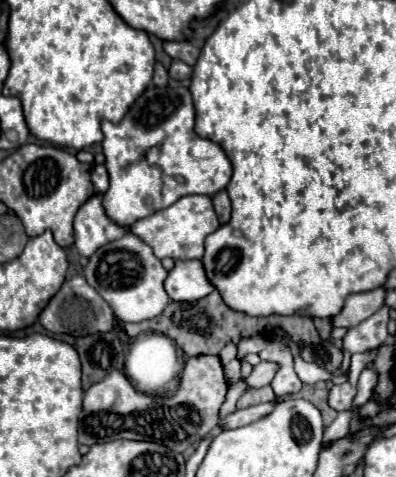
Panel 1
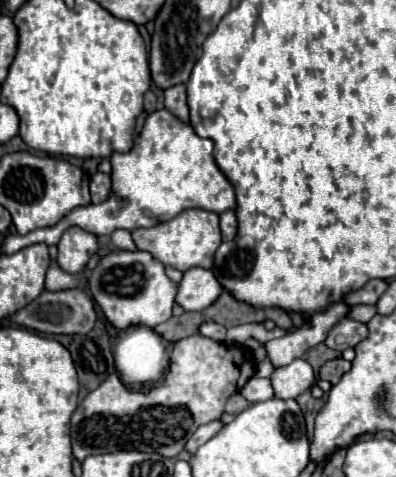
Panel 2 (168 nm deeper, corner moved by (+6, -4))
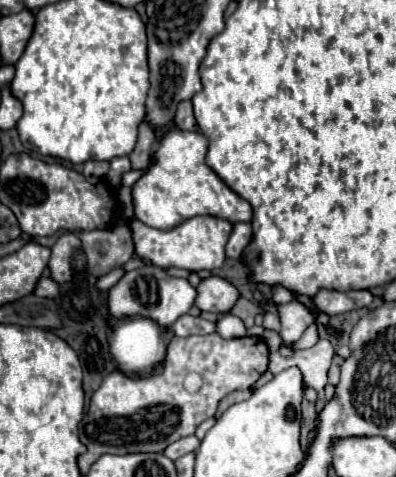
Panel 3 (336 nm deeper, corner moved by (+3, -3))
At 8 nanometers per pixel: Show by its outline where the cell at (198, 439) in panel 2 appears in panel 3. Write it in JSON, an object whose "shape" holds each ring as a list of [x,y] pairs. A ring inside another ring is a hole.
{"shape":[[[185,436],[185,438],[181,438],[181,440],[173,442],[173,444],[169,444],[163,454],[165,454],[167,458],[171,458],[171,460],[177,460],[177,458],[189,454],[189,452],[195,452],[195,450],[199,448],[199,444],[201,444],[201,440],[199,440],[197,436]]]}

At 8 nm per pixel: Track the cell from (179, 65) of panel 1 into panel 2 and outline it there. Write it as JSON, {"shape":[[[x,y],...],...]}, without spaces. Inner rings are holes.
{"shape":[[[174,85],[164,91],[166,95],[166,109],[180,119],[182,123],[188,123],[188,105],[186,105],[186,87],[184,85]]]}

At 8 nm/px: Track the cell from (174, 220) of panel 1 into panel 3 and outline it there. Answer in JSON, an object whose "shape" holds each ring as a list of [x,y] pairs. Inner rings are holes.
{"shape":[[[193,216],[171,230],[155,230],[139,220],[131,220],[135,254],[159,268],[183,268],[189,272],[217,270],[225,262],[225,244],[231,234],[231,222],[217,216]]]}

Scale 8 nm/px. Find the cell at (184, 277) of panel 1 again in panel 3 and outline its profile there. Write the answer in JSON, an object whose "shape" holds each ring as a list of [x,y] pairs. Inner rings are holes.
{"shape":[[[207,276],[197,286],[195,306],[205,312],[229,312],[239,298],[239,292],[221,276]]]}

